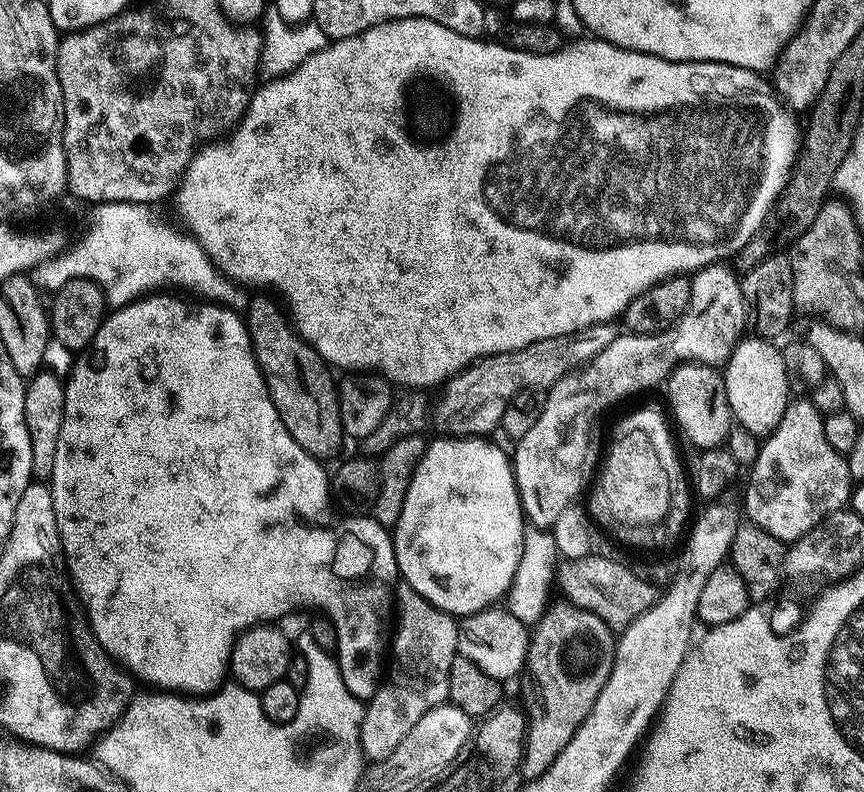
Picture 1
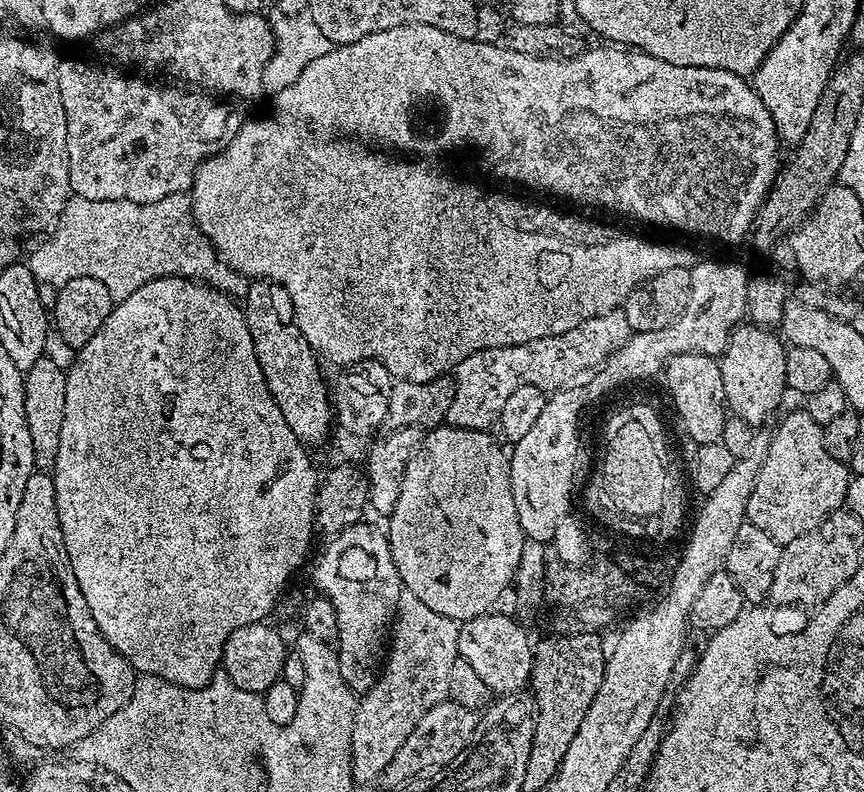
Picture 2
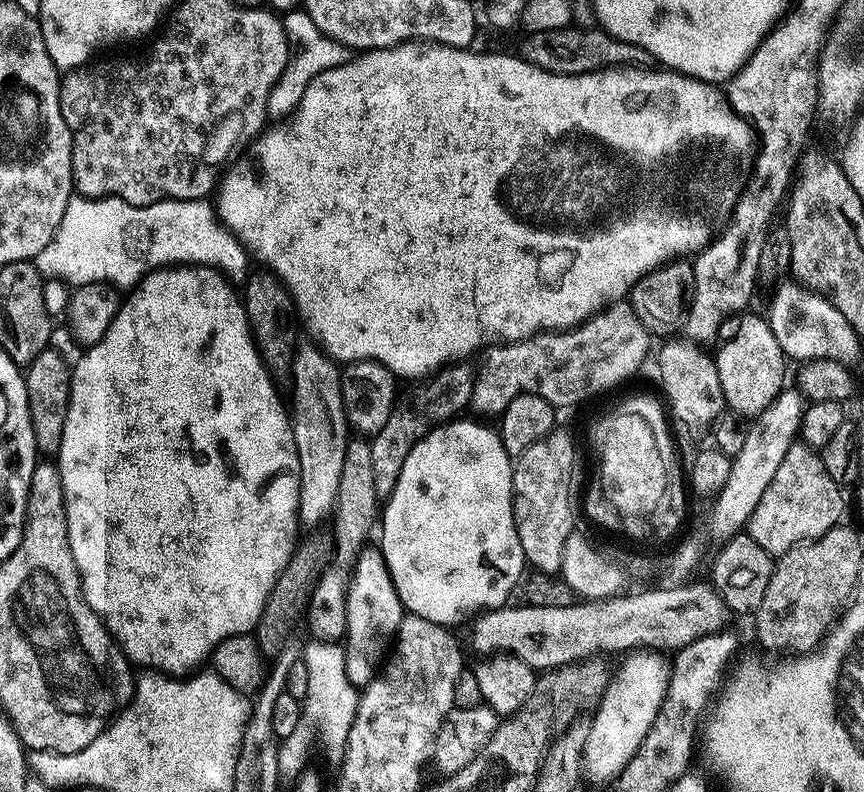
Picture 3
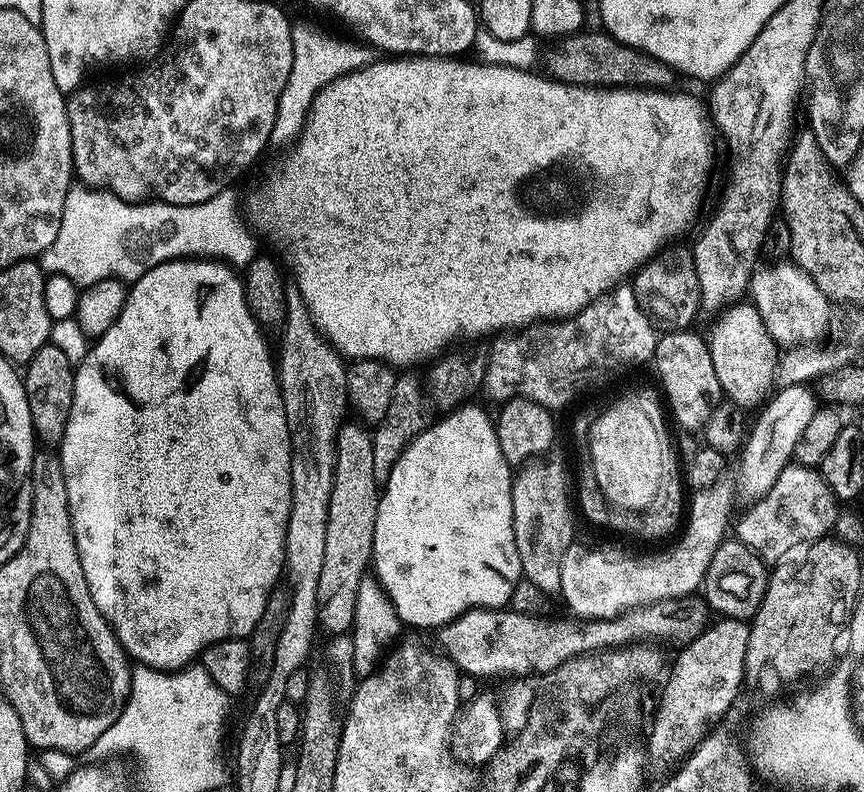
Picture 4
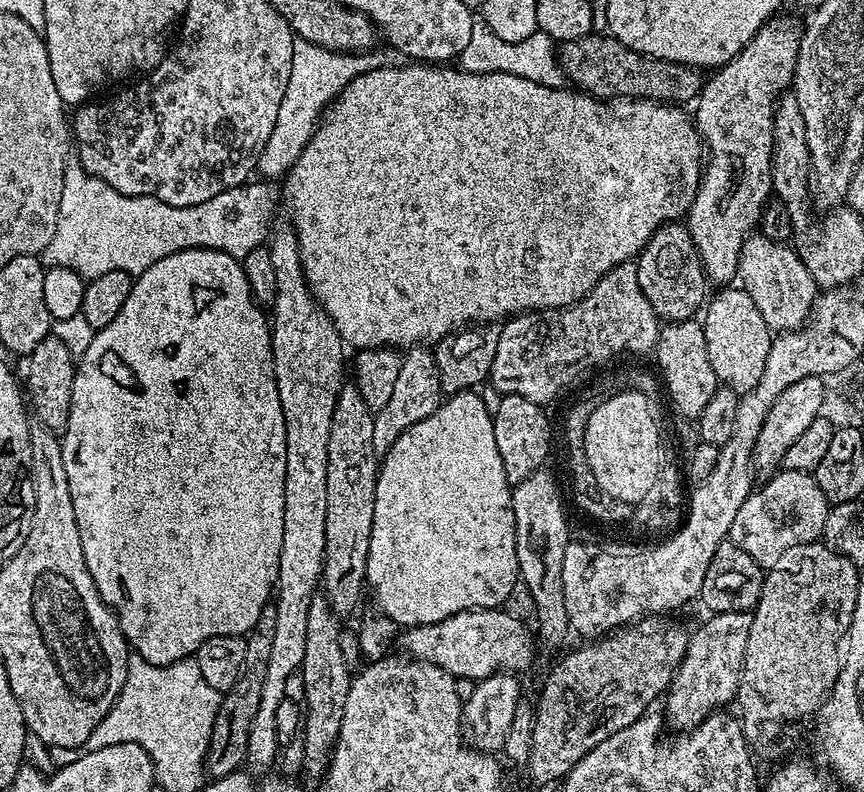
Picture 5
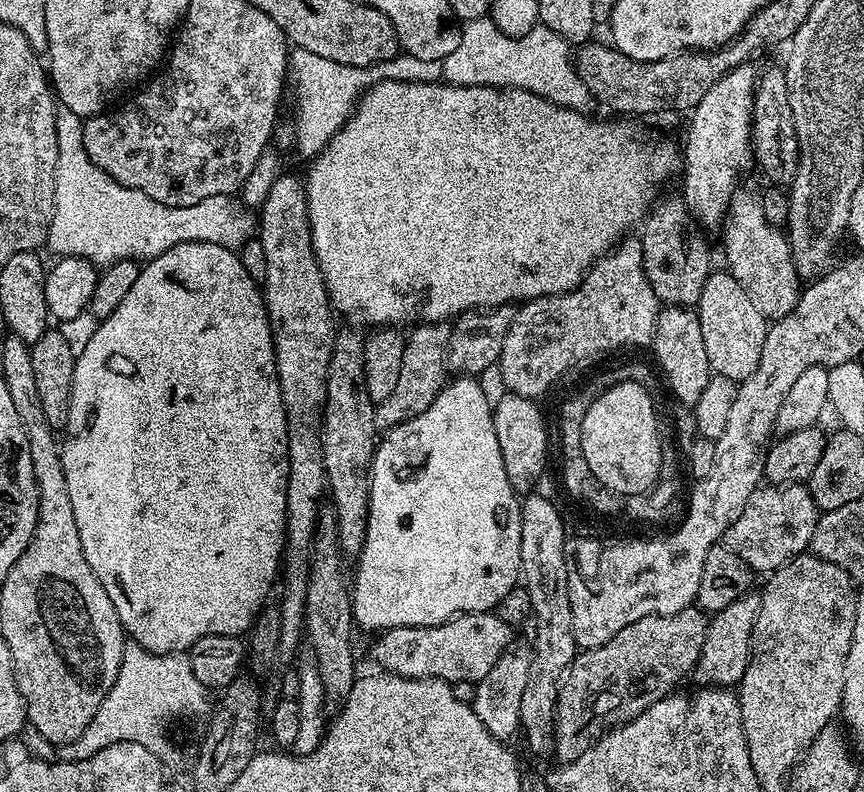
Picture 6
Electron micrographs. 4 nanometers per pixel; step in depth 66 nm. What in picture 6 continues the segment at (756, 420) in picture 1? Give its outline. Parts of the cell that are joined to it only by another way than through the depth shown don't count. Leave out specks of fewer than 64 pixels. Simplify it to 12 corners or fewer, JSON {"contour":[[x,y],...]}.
{"contour":[[727,270],[694,311],[713,373],[758,370],[770,324]]}

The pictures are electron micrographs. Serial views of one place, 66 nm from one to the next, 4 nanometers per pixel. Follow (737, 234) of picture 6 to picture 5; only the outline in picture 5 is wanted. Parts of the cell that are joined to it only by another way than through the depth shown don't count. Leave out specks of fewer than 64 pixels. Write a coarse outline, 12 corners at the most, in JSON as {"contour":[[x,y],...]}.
{"contour":[[744,241],[739,283],[773,333],[809,323],[818,285],[795,247]]}

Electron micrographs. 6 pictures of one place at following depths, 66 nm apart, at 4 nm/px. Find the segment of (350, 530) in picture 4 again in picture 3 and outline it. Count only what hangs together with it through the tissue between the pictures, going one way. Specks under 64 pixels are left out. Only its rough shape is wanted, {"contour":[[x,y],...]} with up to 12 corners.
{"contour":[[349,439],[335,557],[306,609],[311,639],[347,637],[350,569],[378,520],[371,443]]}

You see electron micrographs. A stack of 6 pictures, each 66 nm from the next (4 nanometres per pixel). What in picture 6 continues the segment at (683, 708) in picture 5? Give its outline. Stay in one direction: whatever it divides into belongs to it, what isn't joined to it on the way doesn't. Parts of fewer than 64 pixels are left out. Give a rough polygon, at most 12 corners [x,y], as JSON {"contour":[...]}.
{"contour":[[760,597],[708,622],[694,669],[704,686],[736,686],[754,647]]}

